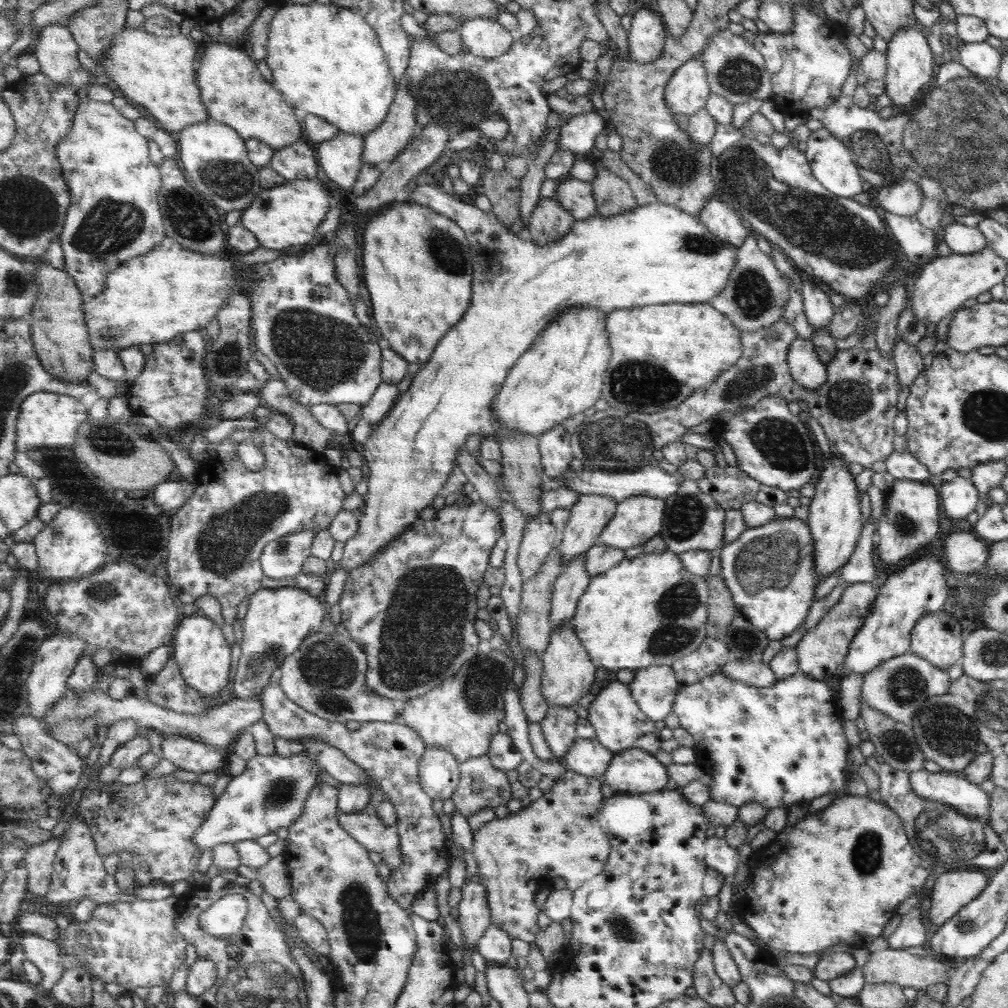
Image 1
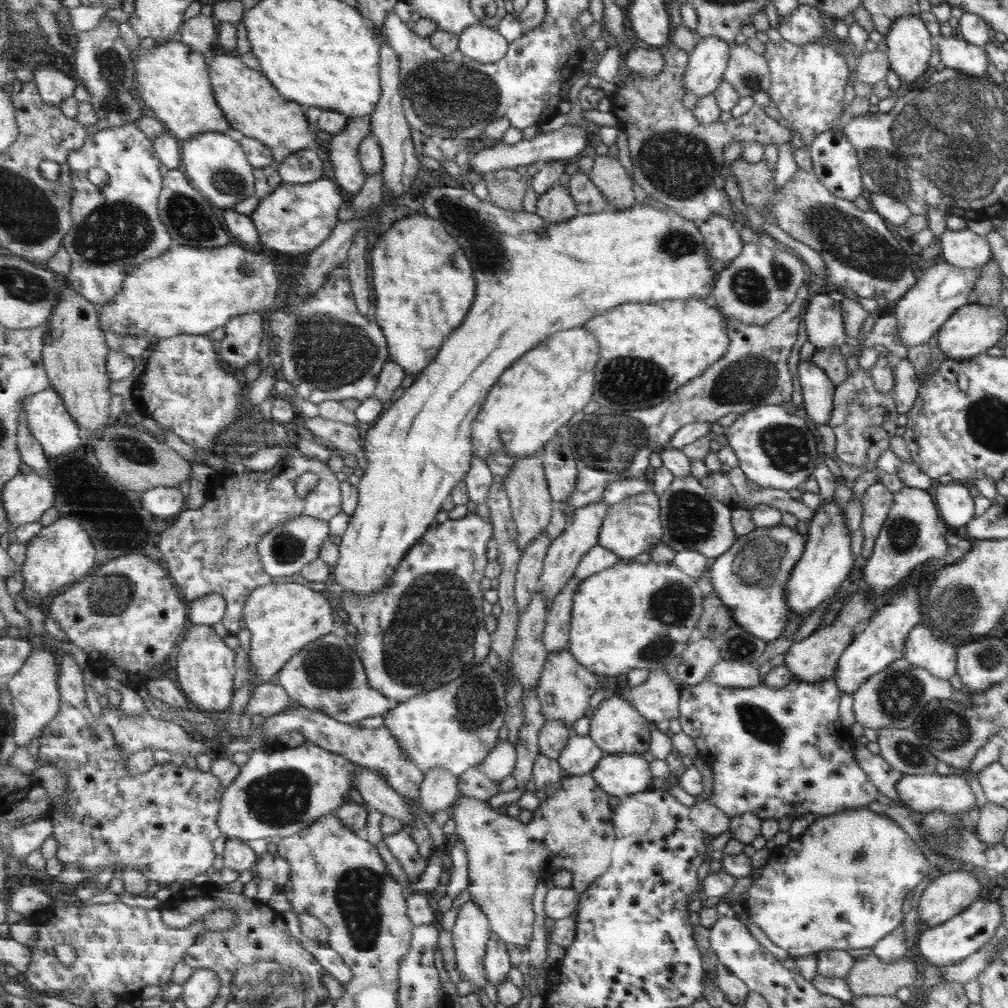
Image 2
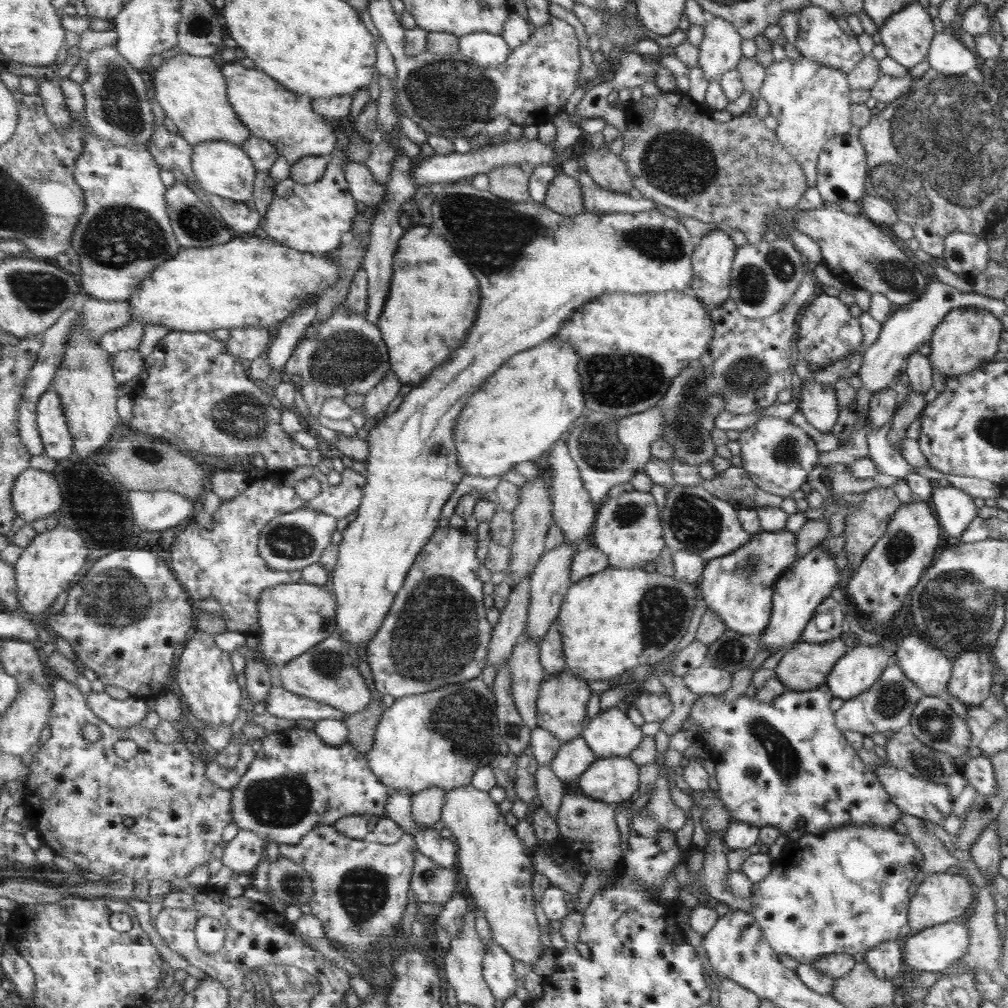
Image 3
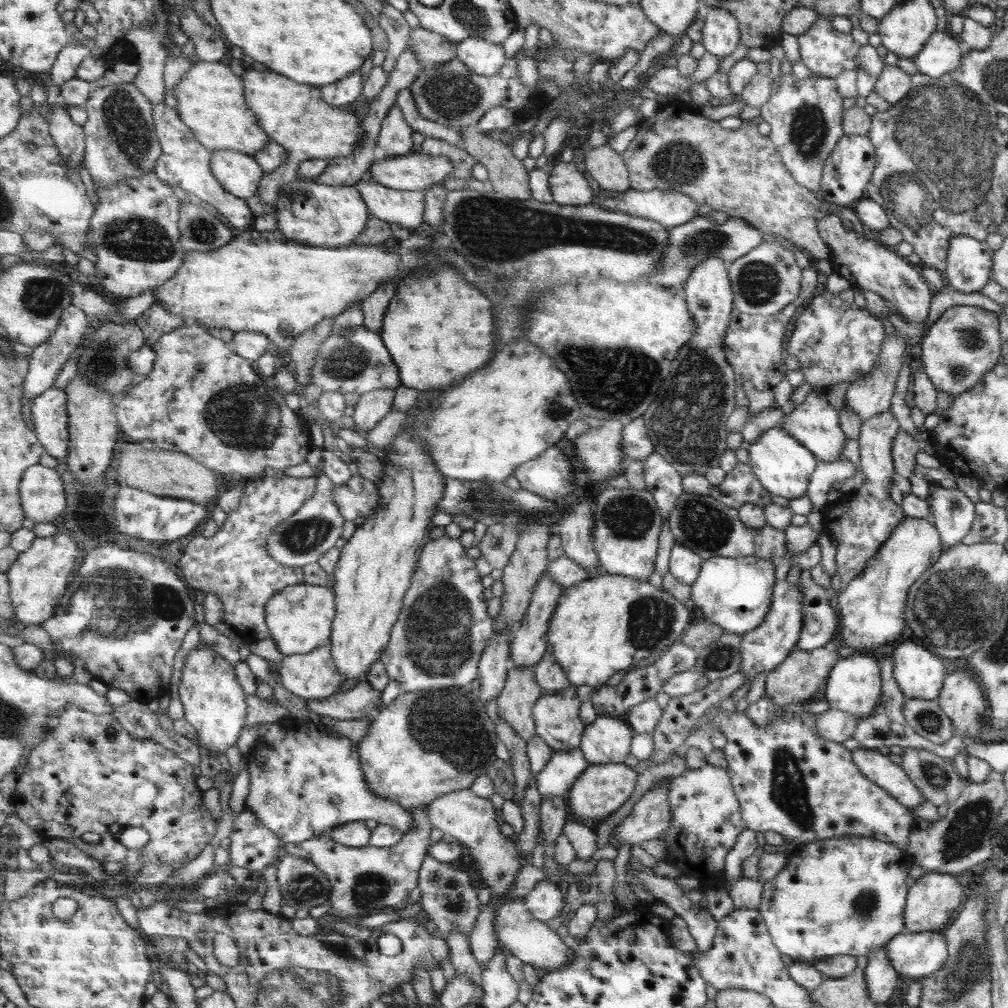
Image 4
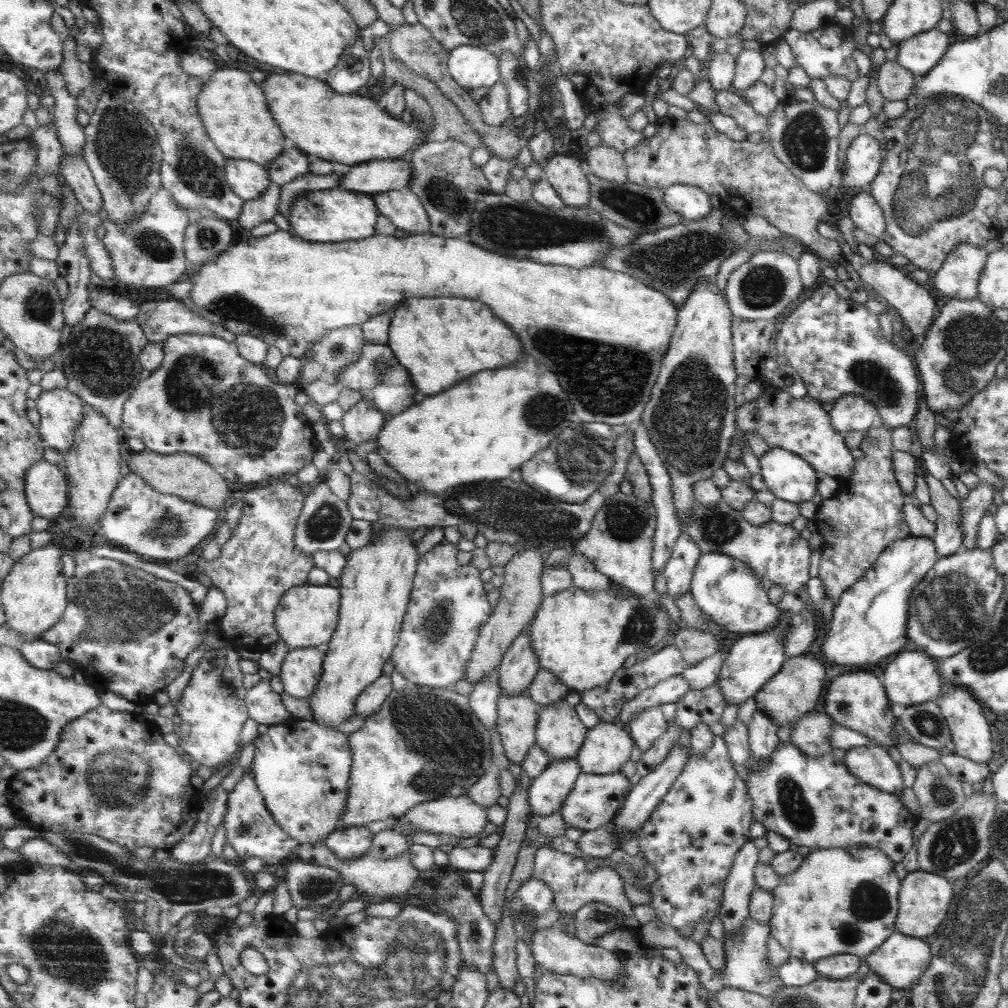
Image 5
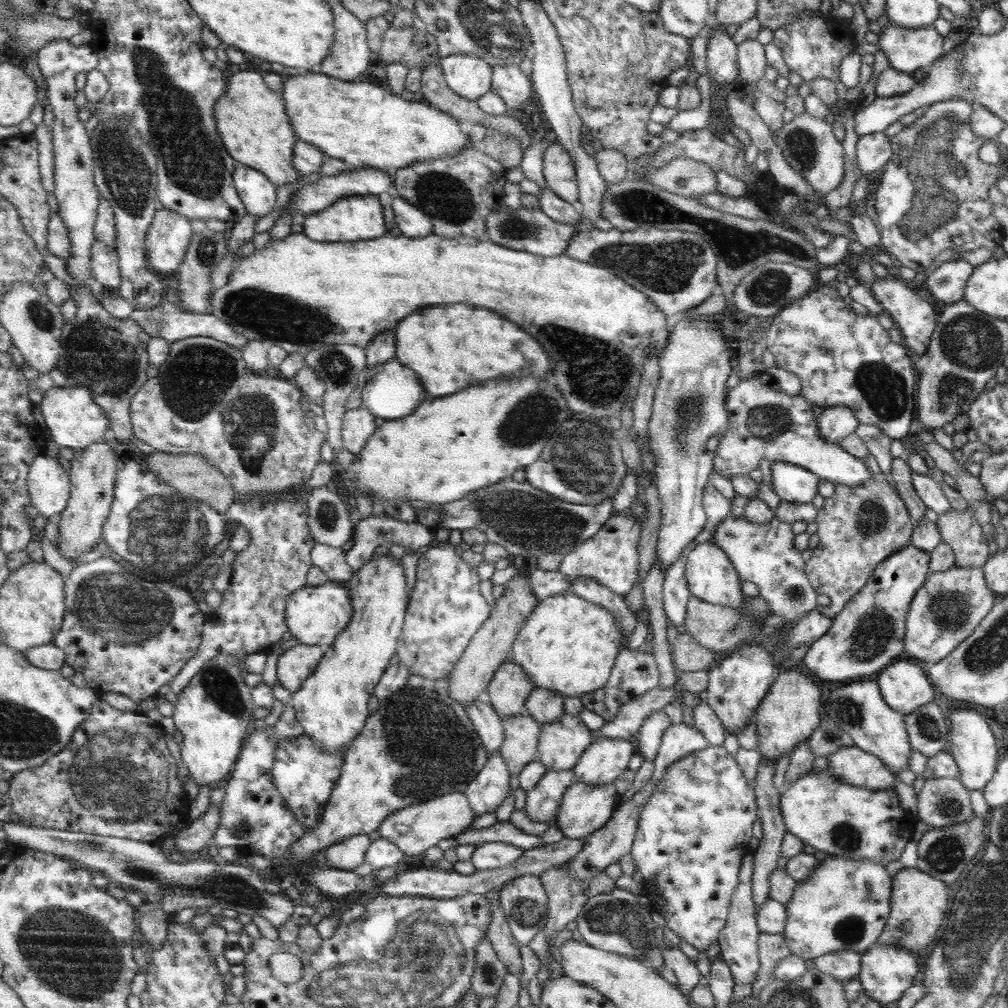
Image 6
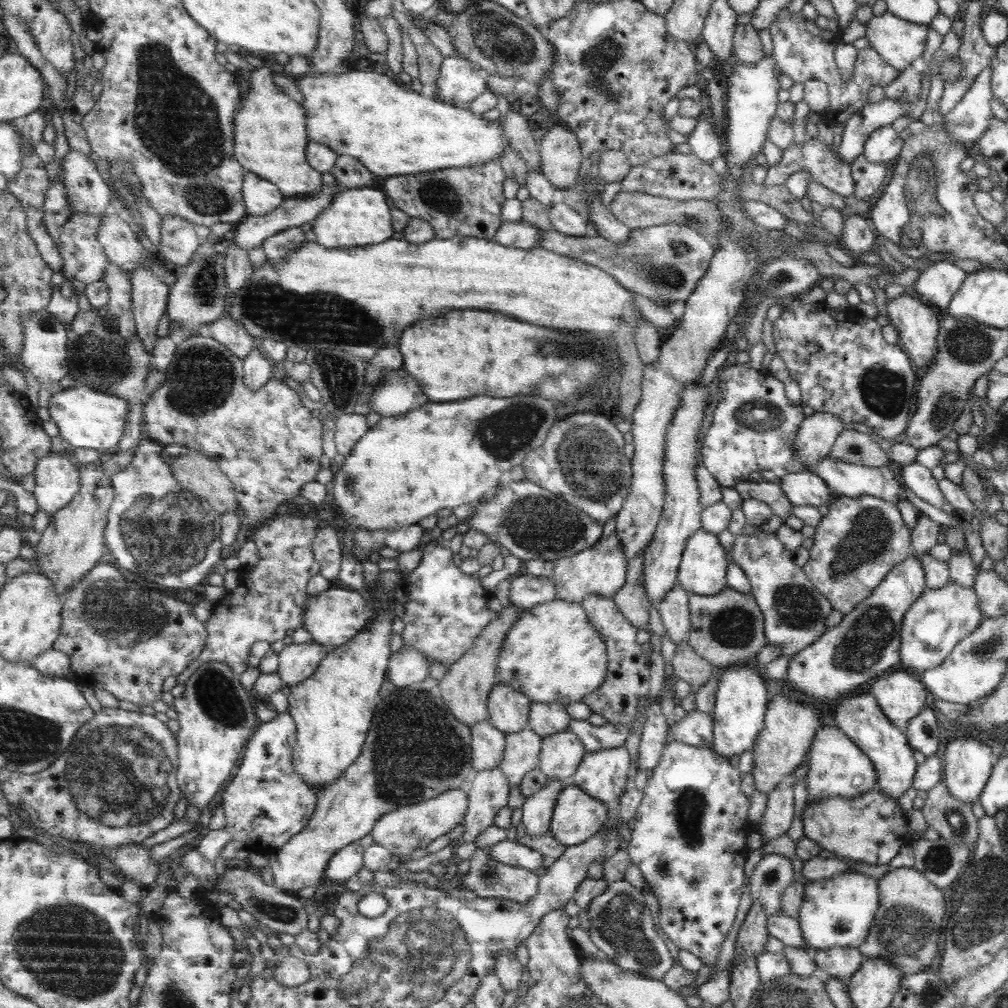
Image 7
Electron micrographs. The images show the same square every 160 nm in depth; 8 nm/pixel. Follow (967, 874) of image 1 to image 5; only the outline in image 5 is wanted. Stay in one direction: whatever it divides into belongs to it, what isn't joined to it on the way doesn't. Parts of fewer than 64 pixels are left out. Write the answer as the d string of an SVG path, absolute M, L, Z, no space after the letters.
M919 869L908 872L899 882L894 931L903 934L903 936L925 940L945 919L953 899L955 897L950 880Z

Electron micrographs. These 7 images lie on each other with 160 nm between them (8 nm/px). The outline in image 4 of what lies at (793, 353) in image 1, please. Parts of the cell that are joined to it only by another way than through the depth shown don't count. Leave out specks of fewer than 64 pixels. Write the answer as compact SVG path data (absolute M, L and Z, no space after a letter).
M811 390L800 405L796 405L788 416L783 417L779 428L787 432L807 452L811 452L815 460L833 462L841 459L841 450L846 438L840 430L837 412L825 399L825 391Z

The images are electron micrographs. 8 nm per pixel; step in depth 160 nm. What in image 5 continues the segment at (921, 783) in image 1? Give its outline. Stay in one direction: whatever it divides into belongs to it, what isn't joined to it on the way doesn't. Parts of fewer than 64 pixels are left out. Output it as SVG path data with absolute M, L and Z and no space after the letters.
M873 744L847 749L842 758L849 774L865 784L900 796L904 786L901 781L898 764L895 763L885 749Z

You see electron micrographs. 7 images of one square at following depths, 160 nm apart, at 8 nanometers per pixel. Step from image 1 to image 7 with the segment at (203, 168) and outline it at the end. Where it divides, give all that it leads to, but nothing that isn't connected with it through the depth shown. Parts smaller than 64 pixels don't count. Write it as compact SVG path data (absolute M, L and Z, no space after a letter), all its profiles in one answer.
M246 171L243 186L242 196L249 216L267 215L287 199L278 185L251 171Z

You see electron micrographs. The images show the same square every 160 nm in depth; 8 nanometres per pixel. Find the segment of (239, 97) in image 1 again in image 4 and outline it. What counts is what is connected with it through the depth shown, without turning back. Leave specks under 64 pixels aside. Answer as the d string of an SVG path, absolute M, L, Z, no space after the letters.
M246 67L242 76L246 87L246 101L258 116L259 124L271 140L288 150L288 159L276 171L265 173L258 194L260 200L273 207L285 185L301 176L299 166L304 160L334 159L354 155L362 143L364 128L350 107L331 106L326 103L321 88L301 84L274 71L257 72Z

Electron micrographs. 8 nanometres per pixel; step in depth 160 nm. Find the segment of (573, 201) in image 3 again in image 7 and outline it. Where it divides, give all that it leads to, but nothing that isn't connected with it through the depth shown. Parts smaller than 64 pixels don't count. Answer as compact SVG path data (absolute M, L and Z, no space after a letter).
M555 124L540 142L542 172L559 190L575 186L583 160L578 133L564 124Z

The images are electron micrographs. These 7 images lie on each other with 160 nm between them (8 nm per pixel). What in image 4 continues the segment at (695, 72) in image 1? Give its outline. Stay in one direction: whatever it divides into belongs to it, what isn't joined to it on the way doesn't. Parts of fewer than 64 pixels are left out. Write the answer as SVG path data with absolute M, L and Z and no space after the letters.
M703 7L701 44L709 54L723 60L740 42L737 21L727 9Z

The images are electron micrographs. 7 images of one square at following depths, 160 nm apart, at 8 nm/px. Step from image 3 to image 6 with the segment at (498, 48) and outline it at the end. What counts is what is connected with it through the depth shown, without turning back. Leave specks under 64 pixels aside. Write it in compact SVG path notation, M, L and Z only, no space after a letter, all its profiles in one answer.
M472 54L442 57L441 68L448 85L469 100L478 101L492 90L494 67L484 58Z

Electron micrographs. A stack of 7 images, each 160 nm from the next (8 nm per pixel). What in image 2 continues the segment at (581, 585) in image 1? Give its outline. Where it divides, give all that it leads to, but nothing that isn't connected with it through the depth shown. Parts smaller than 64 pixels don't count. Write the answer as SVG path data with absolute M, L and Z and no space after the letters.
M574 576L550 604L546 616L546 631L544 632L548 654L570 648L572 610L578 583L579 581Z

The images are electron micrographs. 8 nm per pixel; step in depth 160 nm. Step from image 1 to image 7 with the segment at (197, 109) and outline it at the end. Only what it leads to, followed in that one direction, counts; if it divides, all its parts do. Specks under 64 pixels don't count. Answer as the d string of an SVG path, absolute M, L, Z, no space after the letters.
M261 68L253 72L251 88L242 98L241 108L235 115L234 155L247 171L278 185L287 198L314 195L322 190L322 172L313 168L307 158L307 143L311 142L307 111L287 94L277 90L273 82L273 70Z

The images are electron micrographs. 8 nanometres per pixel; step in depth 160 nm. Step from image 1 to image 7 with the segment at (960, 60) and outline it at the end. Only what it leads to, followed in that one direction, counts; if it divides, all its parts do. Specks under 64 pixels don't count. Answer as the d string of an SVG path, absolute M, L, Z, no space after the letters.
M885 12L881 16L873 16L864 26L864 37L869 47L887 65L899 72L919 65L925 48L926 25L904 21Z

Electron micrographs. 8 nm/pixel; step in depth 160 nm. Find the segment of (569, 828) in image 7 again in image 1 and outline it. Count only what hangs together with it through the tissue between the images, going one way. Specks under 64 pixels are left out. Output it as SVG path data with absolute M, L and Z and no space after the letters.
M633 747L616 753L603 780L613 791L630 795L672 787L667 766L661 764L655 755Z

